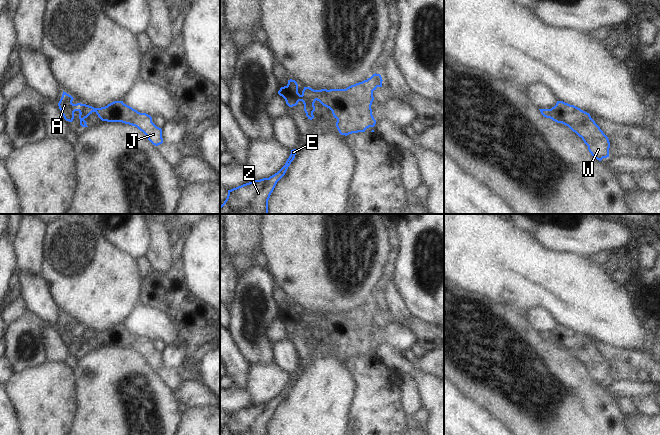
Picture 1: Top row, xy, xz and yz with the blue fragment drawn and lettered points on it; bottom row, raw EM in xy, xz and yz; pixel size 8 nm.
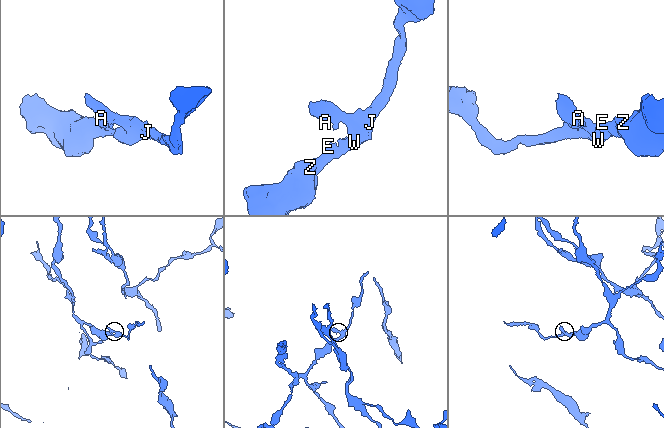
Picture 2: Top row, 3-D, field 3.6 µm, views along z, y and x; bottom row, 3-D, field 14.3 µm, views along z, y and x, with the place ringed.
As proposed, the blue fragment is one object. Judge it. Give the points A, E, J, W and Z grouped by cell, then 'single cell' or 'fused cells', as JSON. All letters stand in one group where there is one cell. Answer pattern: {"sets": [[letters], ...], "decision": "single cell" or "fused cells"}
{"sets": [["A", "E", "J", "W", "Z"]], "decision": "single cell"}

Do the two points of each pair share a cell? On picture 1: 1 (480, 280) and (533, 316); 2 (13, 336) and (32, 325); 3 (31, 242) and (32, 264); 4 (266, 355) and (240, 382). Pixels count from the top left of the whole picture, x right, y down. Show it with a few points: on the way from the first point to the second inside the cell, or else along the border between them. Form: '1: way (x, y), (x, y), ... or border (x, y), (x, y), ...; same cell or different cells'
1: border (527, 310), (533, 307), (542, 307), (551, 314); different cells
2: way (18, 335), (27, 329); same cell
3: way (31, 247), (31, 259); same cell
4: border (236, 345), (239, 352), (251, 364); different cells

